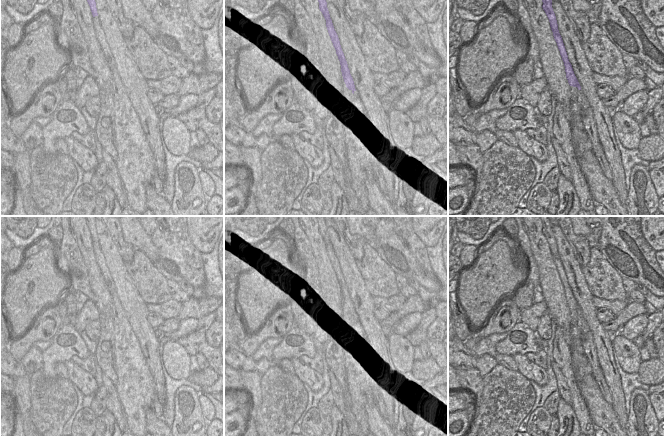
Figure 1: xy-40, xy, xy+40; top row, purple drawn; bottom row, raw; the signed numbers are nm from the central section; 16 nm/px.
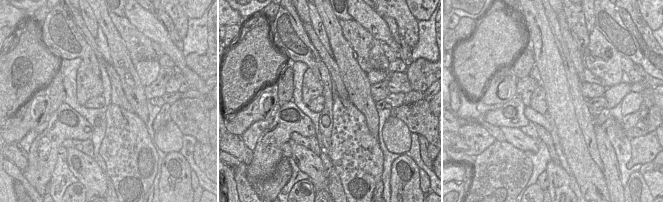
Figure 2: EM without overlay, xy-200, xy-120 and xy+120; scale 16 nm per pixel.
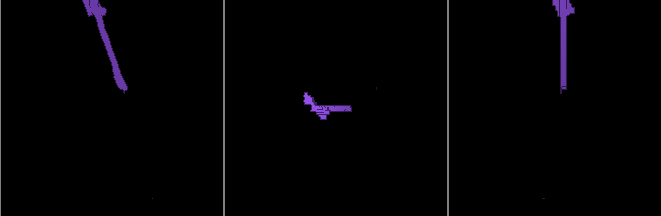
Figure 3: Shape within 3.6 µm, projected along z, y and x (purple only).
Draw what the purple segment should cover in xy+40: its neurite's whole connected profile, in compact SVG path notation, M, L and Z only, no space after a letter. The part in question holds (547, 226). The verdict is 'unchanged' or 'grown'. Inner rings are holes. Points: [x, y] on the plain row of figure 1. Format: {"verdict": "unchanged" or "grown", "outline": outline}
{"verdict": "grown", "outline": "M540 216L540 219L542 221L542 226L543 226L542 232L549 243L550 251L553 256L554 263L557 267L558 273L560 275L560 279L564 286L566 302L568 304L569 309L571 310L571 333L570 333L571 339L580 338L582 340L582 347L584 349L584 353L592 367L592 376L596 381L602 393L603 398L607 403L611 405L612 395L605 382L603 372L598 362L593 335L589 329L587 322L581 315L581 310L574 298L572 289L569 286L562 261L558 254L556 240L552 232L552 224L548 219L548 216Z"}

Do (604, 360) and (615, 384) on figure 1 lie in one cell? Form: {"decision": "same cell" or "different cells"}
{"decision": "same cell"}

